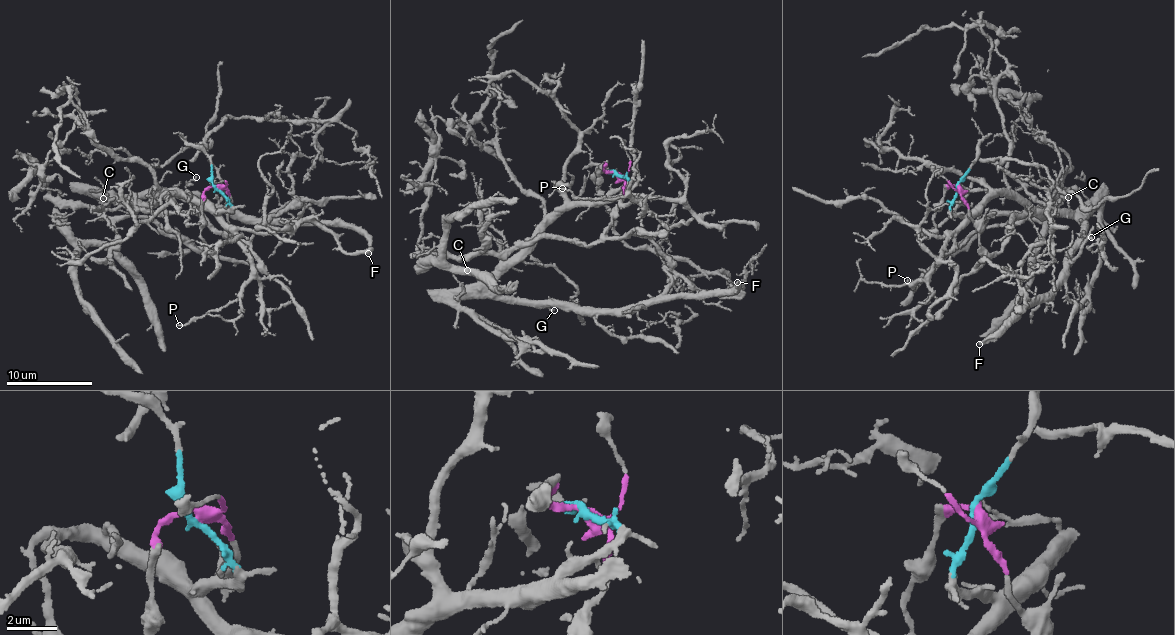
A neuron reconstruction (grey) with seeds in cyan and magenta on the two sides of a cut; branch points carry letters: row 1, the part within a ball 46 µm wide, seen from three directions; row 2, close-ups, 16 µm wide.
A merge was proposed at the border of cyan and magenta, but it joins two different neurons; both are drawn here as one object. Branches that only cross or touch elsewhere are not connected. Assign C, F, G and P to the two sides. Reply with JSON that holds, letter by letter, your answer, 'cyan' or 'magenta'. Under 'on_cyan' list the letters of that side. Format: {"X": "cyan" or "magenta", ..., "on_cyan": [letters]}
{"C": "cyan", "F": "cyan", "G": "cyan", "P": "cyan", "on_cyan": ["C", "F", "G", "P"]}

